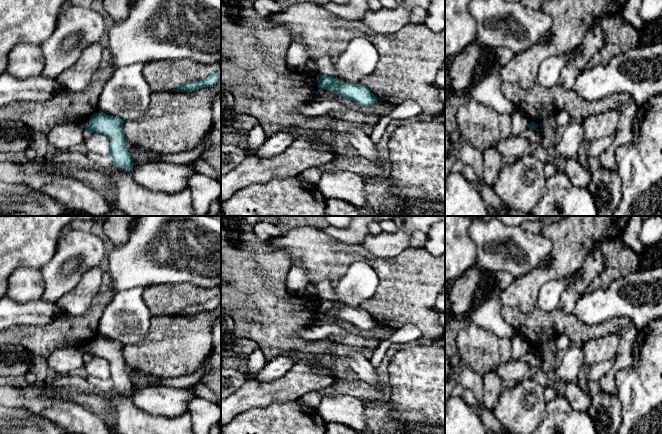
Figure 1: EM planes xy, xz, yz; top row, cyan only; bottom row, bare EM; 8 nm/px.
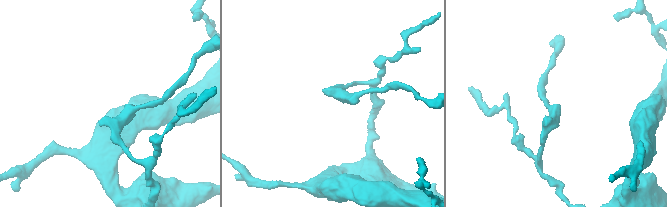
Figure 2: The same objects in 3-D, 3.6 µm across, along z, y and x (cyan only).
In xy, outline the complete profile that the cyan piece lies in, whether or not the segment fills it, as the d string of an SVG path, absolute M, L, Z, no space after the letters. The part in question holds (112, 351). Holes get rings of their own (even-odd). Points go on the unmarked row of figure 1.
M103 336L95 337L90 341L86 357L103 357L110 364L110 379L113 381L113 389L127 394L129 398L133 396L133 383L126 373L127 363L124 358L124 345Z

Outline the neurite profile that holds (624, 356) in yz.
M631 326L621 333L619 349L615 355L616 360L612 368L599 379L601 390L617 396L616 374L629 368L633 361L633 344L637 337L637 329Z

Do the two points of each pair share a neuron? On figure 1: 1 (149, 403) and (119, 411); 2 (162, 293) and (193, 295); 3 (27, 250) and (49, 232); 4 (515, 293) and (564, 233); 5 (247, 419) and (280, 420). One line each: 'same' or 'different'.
1: different
2: same
3: same
4: same
5: same

